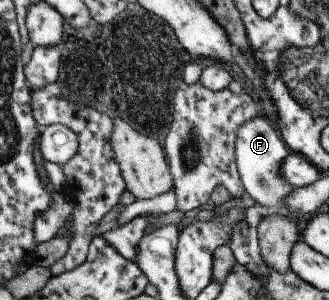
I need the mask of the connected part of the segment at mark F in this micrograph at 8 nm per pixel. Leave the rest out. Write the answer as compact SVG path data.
M258 116L242 123L237 132L235 142L236 166L245 192L256 203L266 207L270 212L288 215L296 224L299 224L301 215L299 213L290 213L283 203L283 200L295 190L281 175L281 164L291 152L280 136L279 131L266 117Z

